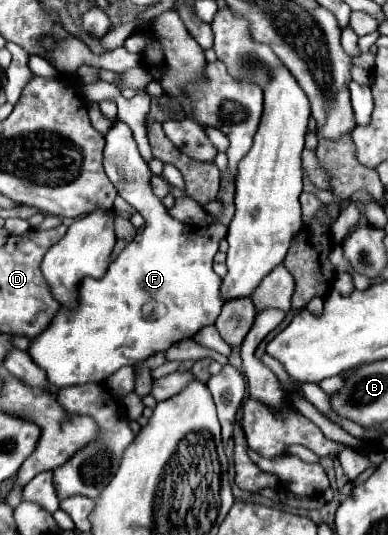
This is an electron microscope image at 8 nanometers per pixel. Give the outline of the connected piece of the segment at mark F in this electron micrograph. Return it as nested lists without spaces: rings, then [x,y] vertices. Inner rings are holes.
[[[115,122],[115,126],[105,136],[107,146],[103,154],[103,166],[117,188],[119,196],[123,196],[143,218],[145,224],[137,230],[137,236],[131,244],[119,254],[117,260],[111,262],[107,274],[99,280],[83,278],[77,286],[77,306],[61,306],[49,326],[31,340],[29,356],[31,360],[45,370],[47,382],[53,388],[65,388],[87,382],[105,382],[113,372],[123,366],[133,366],[155,352],[165,352],[169,346],[183,338],[191,338],[205,326],[214,325],[223,308],[221,298],[222,279],[213,270],[213,259],[219,242],[227,236],[227,226],[211,224],[207,228],[195,228],[183,224],[167,212],[163,202],[151,190],[151,170],[143,156],[137,150],[133,134],[125,122]]]

